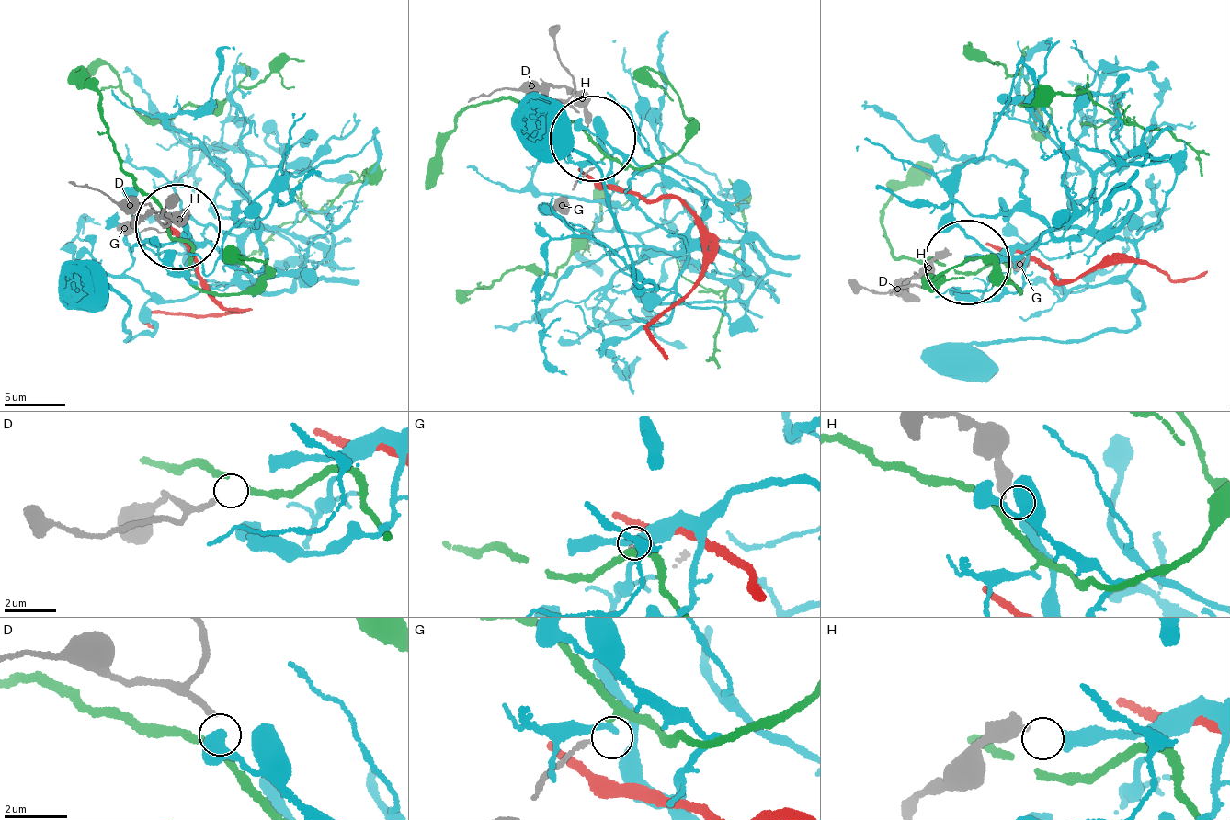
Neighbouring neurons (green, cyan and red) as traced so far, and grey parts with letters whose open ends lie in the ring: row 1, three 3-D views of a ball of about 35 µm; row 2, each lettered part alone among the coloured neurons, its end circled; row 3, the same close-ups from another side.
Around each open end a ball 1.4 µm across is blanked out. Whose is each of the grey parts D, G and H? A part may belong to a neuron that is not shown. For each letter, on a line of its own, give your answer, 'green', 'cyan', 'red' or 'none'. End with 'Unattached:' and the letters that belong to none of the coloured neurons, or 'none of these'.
D: none
G: none
H: cyan
Unattached: D, G

